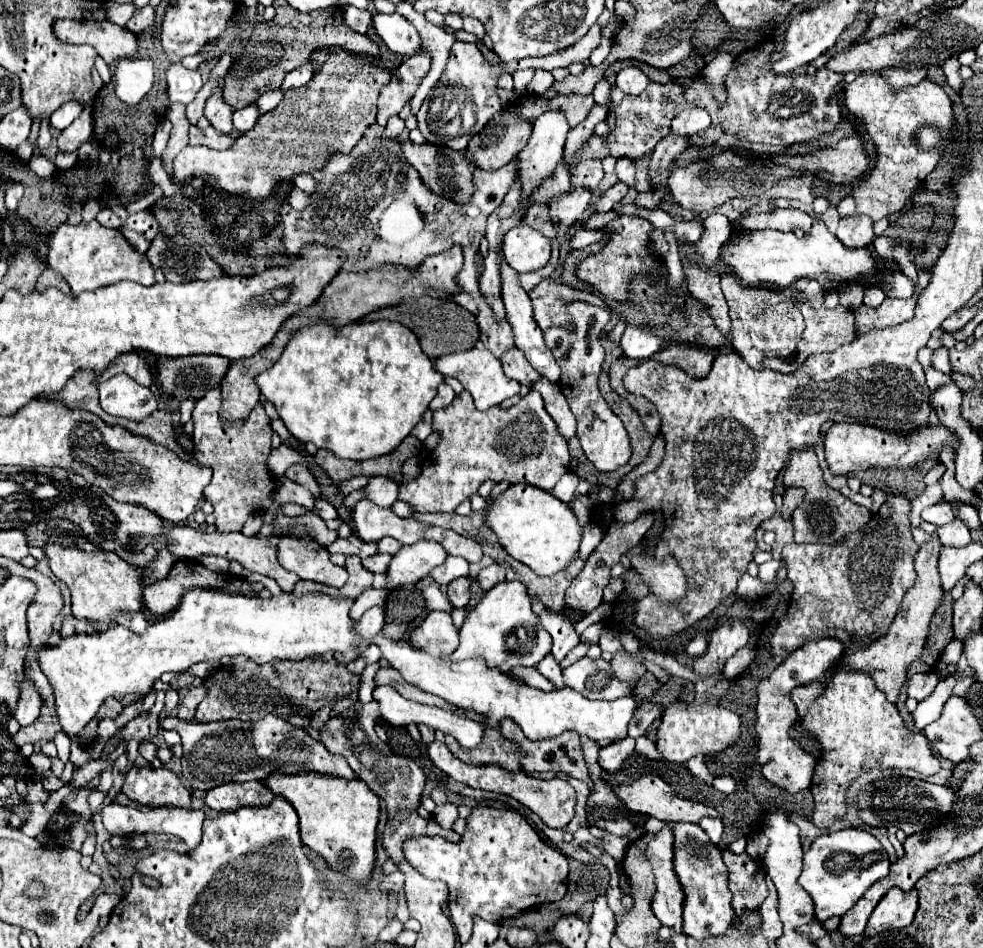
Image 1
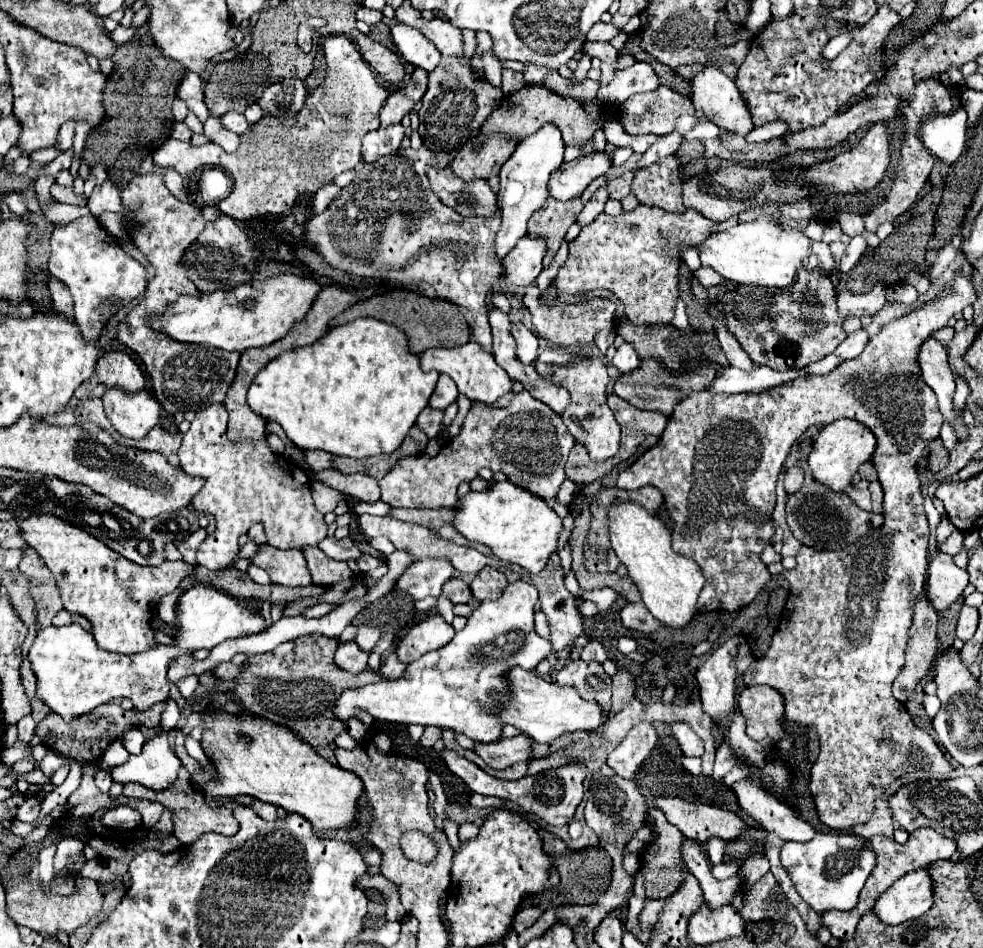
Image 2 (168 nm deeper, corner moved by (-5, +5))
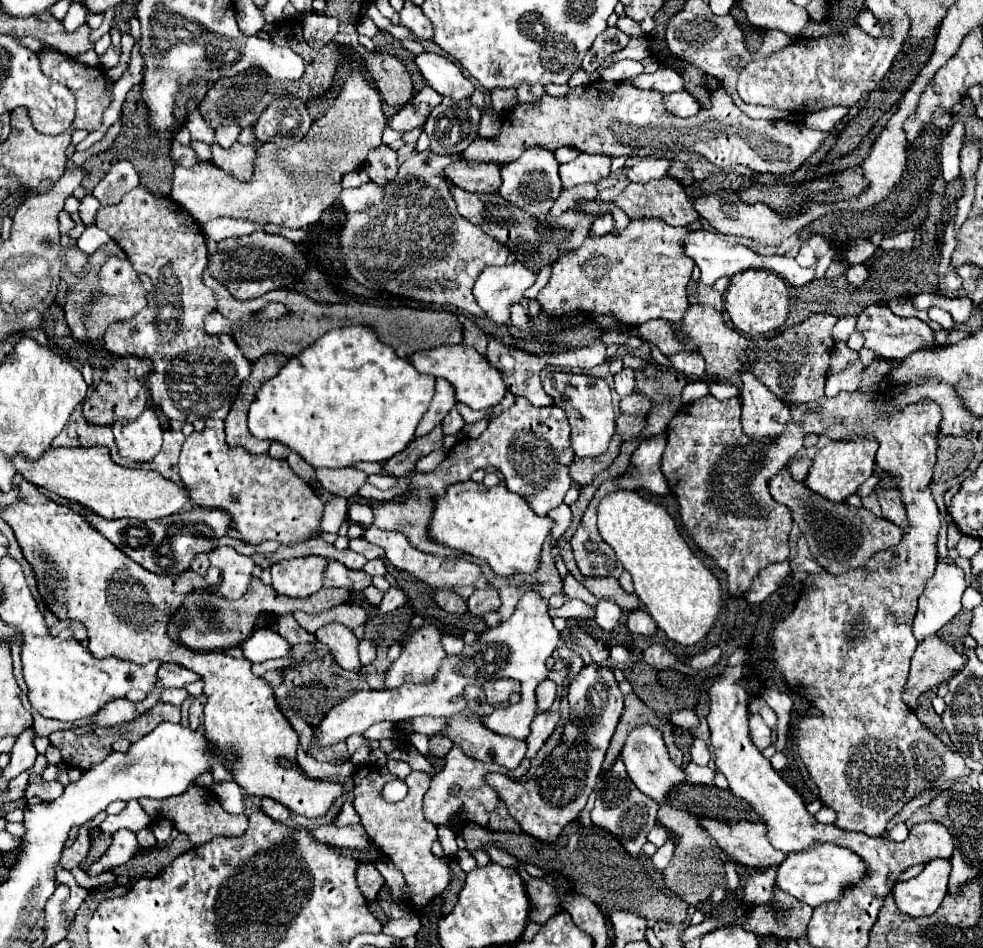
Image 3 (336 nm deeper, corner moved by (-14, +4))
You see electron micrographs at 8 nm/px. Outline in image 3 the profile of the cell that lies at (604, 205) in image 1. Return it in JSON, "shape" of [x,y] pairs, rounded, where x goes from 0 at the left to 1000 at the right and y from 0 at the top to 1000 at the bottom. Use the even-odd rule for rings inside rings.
{"shape":[[[460,197],[460,206],[470,229],[492,242],[507,256],[519,261],[519,265],[523,265],[525,269],[525,275],[531,275],[531,280],[543,284],[543,288],[547,288],[555,280],[562,280],[570,269],[588,263],[598,250],[598,242],[604,233],[604,229],[596,227],[594,223],[576,223],[568,229],[539,229],[537,225],[531,225],[531,220],[523,218],[519,212],[511,210],[507,204],[476,204]]]}

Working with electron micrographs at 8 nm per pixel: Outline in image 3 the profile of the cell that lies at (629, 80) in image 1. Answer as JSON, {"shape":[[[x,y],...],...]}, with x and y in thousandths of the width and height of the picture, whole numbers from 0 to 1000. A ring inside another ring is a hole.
{"shape":[[[671,69],[663,79],[653,77],[653,79],[645,81],[643,88],[645,88],[647,92],[651,92],[651,94],[665,94],[665,96],[671,96],[671,98],[675,98],[675,100],[696,94],[696,83],[694,83],[694,79],[692,79],[688,73],[675,71],[675,69]]]}

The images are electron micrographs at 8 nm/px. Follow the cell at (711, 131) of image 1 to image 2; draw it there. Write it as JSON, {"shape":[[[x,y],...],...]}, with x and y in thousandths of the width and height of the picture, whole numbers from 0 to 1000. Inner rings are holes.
{"shape":[[[699,148],[691,154],[689,158],[689,167],[693,169],[693,173],[699,173],[701,169],[709,169],[715,165],[715,154],[713,148]]]}

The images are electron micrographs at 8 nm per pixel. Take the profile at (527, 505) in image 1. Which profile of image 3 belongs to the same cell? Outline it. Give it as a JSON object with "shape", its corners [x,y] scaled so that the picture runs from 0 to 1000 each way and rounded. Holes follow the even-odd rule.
{"shape":[[[474,507],[456,512],[454,520],[442,526],[439,547],[435,552],[435,569],[490,590],[505,607],[517,609],[523,604],[545,602],[551,573],[562,554],[564,550],[560,545],[547,545],[529,522],[519,520],[513,512],[494,514],[490,509]]]}

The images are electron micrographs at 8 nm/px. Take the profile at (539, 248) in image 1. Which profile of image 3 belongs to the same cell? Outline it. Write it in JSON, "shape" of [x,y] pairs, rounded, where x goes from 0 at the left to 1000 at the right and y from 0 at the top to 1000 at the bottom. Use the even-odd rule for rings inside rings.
{"shape":[[[531,277],[494,282],[482,299],[482,313],[494,334],[511,345],[519,336],[519,322],[533,318],[533,307],[541,303],[545,288]]]}

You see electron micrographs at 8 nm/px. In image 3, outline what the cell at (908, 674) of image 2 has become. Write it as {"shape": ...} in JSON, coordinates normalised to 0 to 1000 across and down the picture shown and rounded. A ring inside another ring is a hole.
{"shape":[[[954,670],[934,678],[932,689],[928,693],[922,729],[920,729],[920,742],[932,748],[934,735],[938,731],[964,718],[981,701],[983,701],[983,693],[975,691],[970,682],[966,682],[964,678],[956,676]]]}

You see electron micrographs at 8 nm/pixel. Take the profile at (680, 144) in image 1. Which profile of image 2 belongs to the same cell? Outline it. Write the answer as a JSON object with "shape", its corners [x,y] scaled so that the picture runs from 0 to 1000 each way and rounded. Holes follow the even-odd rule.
{"shape":[[[677,165],[666,175],[658,175],[646,181],[644,205],[652,215],[664,215],[674,222],[695,224],[693,188],[689,165]]]}

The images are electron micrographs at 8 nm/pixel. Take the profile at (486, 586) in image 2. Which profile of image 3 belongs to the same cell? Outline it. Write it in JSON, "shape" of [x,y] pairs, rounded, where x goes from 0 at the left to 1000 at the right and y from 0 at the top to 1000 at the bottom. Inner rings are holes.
{"shape":[[[486,617],[484,623],[476,630],[476,645],[484,651],[490,651],[496,645],[505,645],[509,640],[507,623],[498,617]]]}

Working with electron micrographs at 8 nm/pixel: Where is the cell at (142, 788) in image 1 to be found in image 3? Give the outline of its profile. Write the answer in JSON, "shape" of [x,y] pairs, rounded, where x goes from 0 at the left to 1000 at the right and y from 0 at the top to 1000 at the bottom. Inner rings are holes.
{"shape":[[[193,828],[189,836],[181,839],[181,841],[171,841],[169,845],[157,845],[157,843],[142,843],[144,853],[153,860],[155,866],[159,864],[171,864],[177,868],[177,872],[183,879],[189,879],[195,887],[195,891],[208,891],[212,887],[216,887],[222,881],[228,883],[244,883],[250,874],[252,874],[252,862],[250,860],[236,860],[230,858],[224,847],[203,828]]]}

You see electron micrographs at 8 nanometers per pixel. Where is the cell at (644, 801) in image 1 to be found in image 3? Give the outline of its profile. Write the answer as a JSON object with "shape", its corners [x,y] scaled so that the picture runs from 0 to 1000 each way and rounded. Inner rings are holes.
{"shape":[[[714,864],[712,868],[728,885],[730,893],[749,910],[769,917],[783,917],[791,915],[800,906],[796,898],[783,891],[777,868],[732,868],[724,864]]]}

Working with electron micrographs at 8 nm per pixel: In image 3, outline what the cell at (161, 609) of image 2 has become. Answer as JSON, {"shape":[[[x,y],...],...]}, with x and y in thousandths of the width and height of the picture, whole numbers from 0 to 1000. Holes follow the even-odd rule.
{"shape":[[[256,611],[254,621],[242,632],[242,634],[230,634],[226,630],[216,630],[212,623],[203,626],[193,626],[189,630],[189,638],[181,645],[183,651],[191,649],[193,657],[191,661],[185,661],[183,666],[183,676],[191,680],[197,687],[220,687],[220,685],[234,685],[240,680],[246,680],[250,672],[254,672],[258,664],[258,655],[264,647],[279,647],[279,649],[289,649],[289,647],[299,647],[299,645],[309,645],[309,647],[326,647],[336,640],[352,636],[356,626],[352,621],[326,621],[323,626],[311,630],[311,632],[299,632],[291,630],[285,626],[279,626],[275,617],[269,617],[264,611]]]}

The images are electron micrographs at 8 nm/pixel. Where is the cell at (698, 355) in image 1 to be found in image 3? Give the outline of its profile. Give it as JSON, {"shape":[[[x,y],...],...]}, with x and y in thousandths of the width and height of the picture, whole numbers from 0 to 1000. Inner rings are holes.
{"shape":[[[643,415],[631,423],[631,434],[641,438],[657,438],[663,429],[663,423],[653,415]]]}

